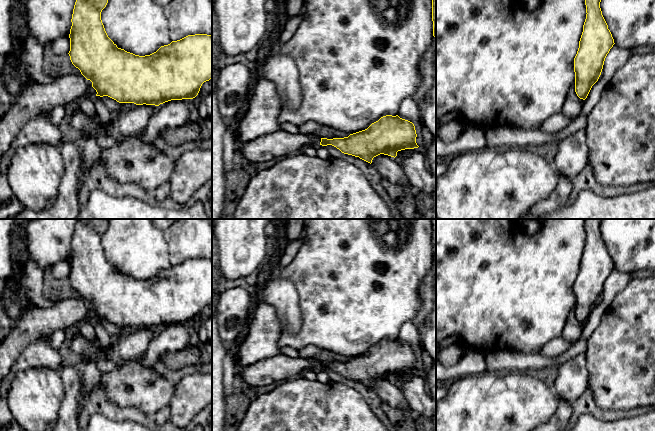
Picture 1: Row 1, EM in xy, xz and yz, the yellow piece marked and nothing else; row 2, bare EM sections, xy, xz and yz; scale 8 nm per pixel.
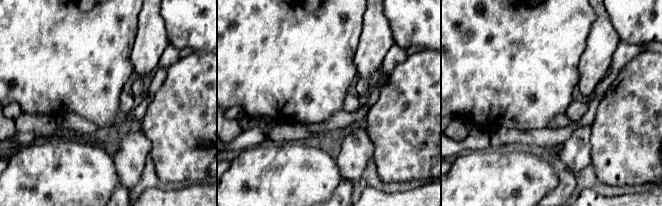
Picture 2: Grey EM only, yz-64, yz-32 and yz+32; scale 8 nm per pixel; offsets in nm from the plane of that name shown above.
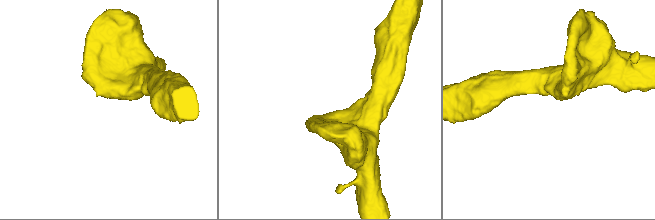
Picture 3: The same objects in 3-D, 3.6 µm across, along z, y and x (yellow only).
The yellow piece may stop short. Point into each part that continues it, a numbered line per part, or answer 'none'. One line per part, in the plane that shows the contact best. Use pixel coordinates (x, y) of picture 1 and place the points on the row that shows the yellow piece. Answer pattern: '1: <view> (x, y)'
1: xy (35, 98)

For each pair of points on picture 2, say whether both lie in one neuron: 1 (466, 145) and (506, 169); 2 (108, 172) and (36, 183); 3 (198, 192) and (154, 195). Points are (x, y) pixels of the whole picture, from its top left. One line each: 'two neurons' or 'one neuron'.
1: two neurons
2: one neuron
3: one neuron

